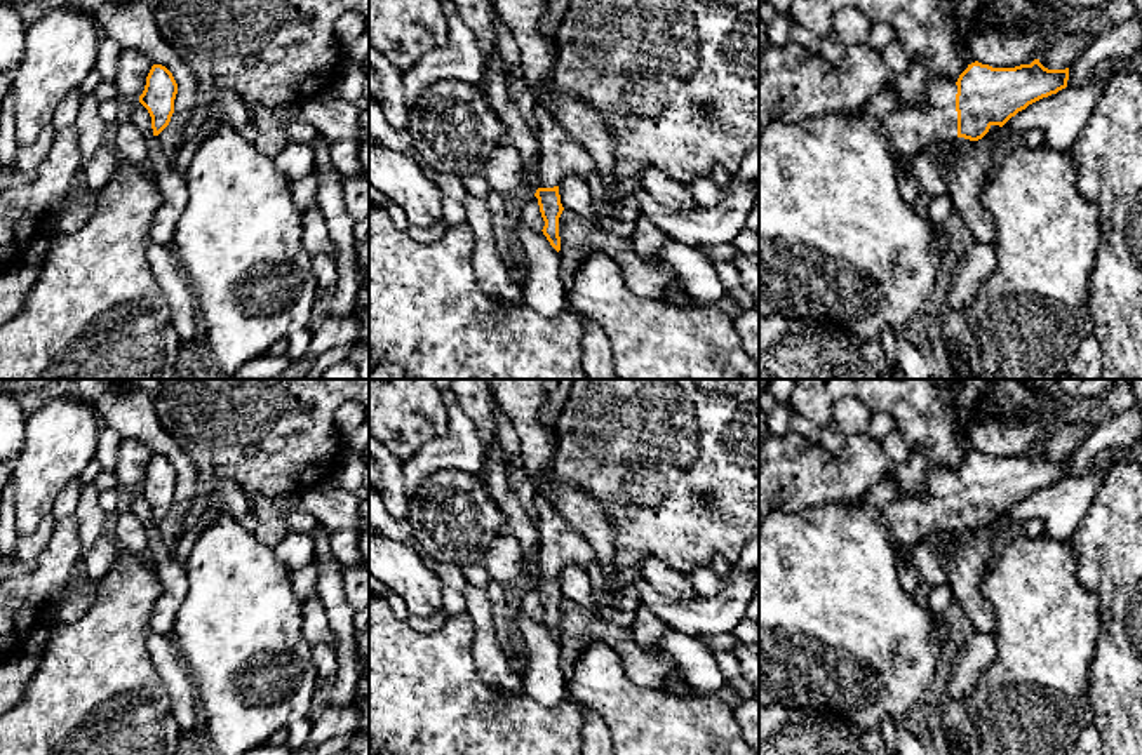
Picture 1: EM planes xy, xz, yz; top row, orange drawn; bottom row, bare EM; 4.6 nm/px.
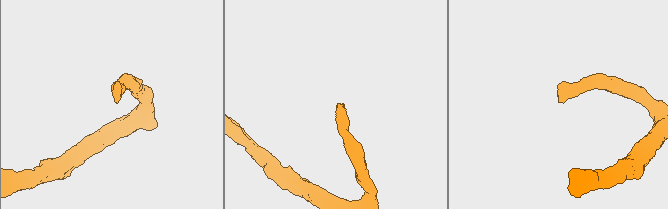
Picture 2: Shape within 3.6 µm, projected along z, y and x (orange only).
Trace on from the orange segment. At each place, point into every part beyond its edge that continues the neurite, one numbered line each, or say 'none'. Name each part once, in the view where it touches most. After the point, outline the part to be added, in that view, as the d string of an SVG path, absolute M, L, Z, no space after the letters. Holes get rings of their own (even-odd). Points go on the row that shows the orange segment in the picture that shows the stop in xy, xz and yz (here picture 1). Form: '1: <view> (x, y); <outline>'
1: yz (909, 129); M933 75L923 106L904 108L895 89L883 89L858 115L877 118L895 151L914 158L937 141L957 137L956 94L956 82Z

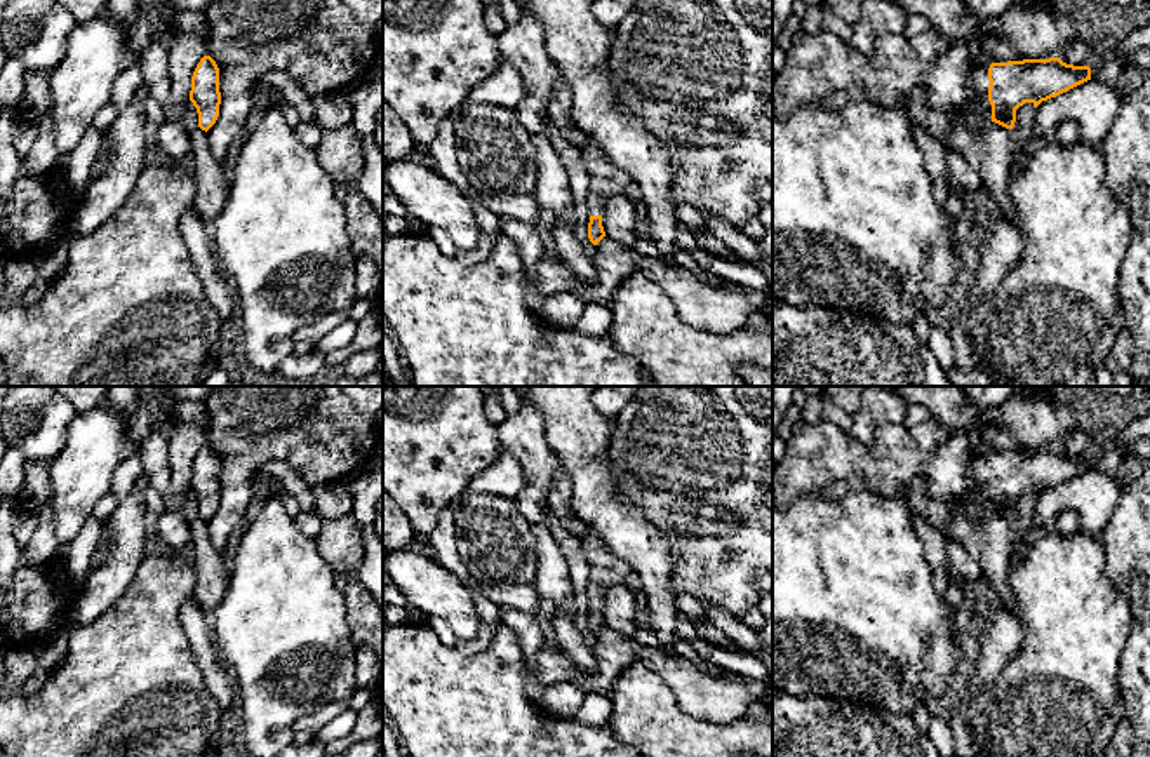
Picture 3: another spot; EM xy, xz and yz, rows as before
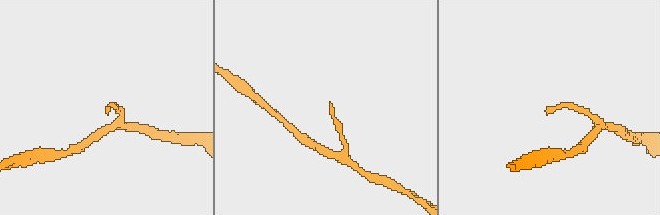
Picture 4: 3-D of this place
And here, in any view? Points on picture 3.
1: yz (935, 120); M980 66L971 73L973 97L964 106L927 106L926 90L915 87L906 97L906 110L913 120L939 143L952 124L983 127L992 122L992 104L988 101L988 68Z

